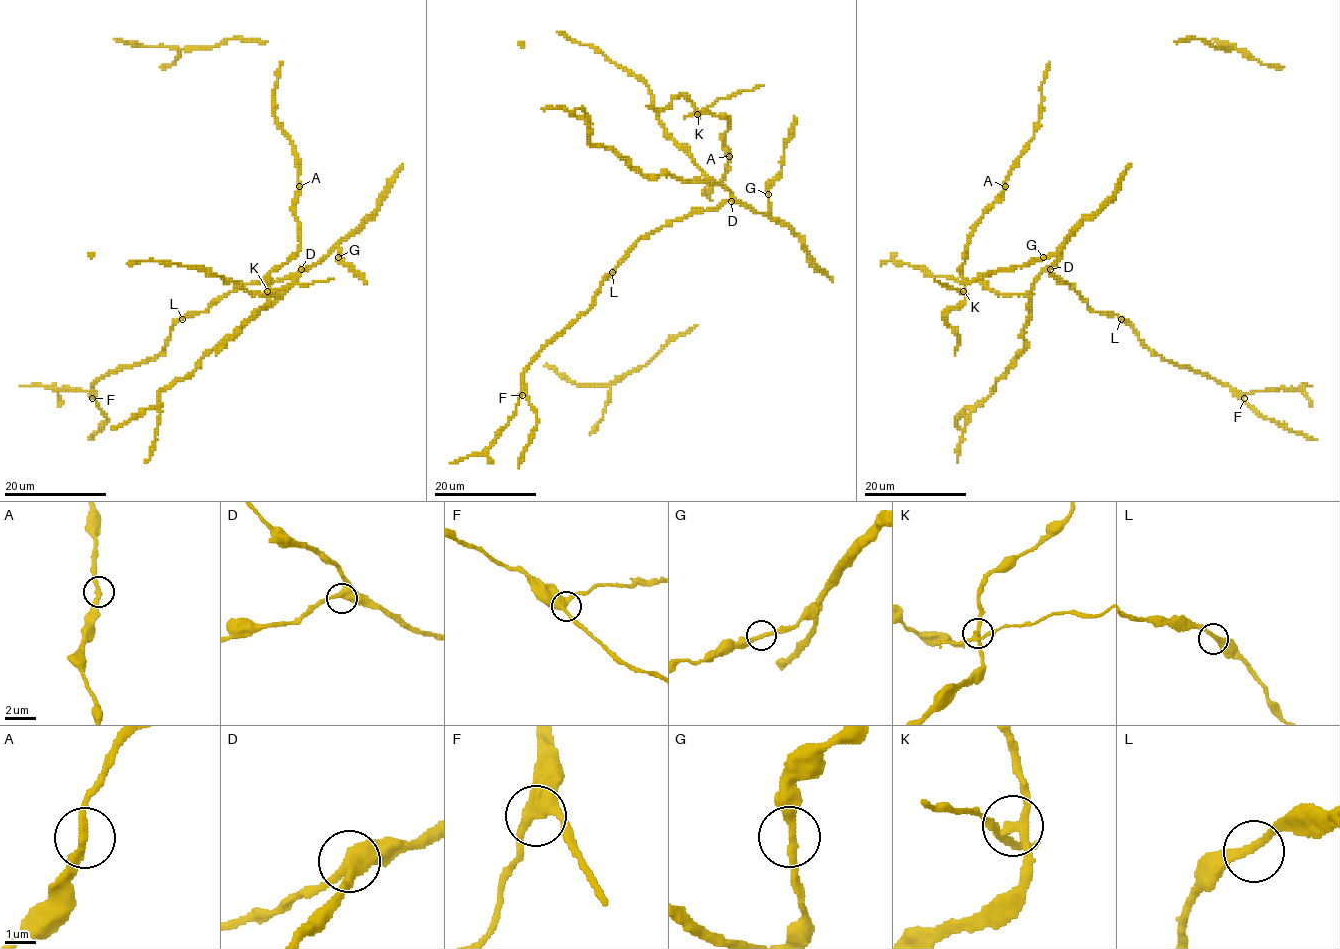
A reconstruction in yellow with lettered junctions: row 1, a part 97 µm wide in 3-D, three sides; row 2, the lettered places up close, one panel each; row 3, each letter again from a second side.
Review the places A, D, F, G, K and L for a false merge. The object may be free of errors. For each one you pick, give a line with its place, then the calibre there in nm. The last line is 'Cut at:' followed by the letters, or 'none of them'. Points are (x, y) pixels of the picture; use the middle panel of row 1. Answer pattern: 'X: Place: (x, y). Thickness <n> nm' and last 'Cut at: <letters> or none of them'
K: Place: (697, 114). Thickness 240 nm
Cut at: K

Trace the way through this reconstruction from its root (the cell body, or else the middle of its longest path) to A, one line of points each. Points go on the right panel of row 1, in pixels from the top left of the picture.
A: (962, 292), (964, 279), (960, 266), (968, 236), (1005, 186)

